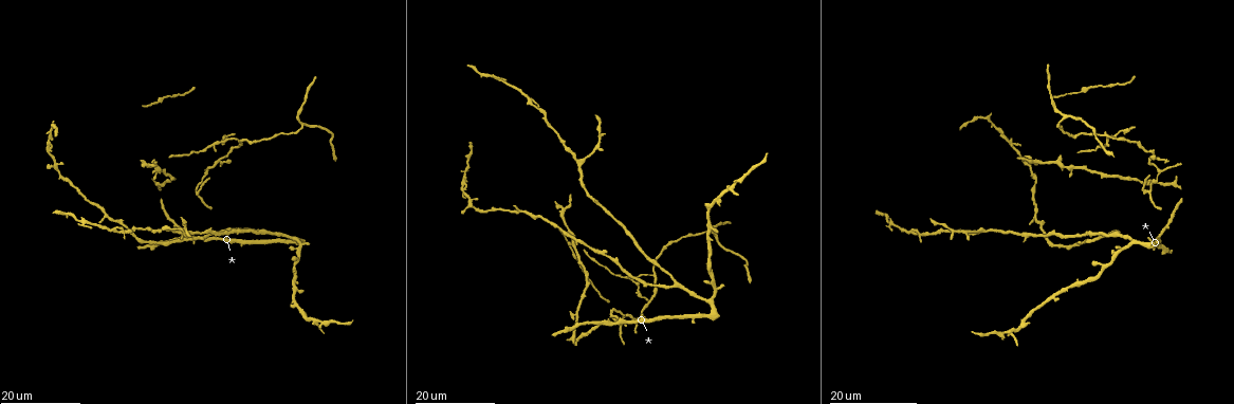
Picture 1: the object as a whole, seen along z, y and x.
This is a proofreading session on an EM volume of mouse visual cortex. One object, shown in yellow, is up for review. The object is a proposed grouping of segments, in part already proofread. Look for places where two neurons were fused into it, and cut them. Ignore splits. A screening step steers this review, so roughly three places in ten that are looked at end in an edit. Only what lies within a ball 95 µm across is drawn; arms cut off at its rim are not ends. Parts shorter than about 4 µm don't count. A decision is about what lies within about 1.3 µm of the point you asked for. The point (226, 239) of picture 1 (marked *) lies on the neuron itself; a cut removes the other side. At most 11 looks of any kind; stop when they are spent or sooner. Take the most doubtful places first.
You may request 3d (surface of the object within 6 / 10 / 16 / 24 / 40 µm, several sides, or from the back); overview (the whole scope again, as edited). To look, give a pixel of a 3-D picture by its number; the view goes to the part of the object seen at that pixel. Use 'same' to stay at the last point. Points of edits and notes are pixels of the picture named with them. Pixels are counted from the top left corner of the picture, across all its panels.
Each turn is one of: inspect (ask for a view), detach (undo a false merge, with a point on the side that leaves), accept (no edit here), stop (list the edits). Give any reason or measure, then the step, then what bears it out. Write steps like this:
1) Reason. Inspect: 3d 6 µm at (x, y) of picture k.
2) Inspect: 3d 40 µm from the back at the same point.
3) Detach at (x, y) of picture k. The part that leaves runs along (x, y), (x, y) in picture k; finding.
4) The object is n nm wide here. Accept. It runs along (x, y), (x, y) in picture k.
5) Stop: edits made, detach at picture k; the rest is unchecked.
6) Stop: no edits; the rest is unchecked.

Four arms meet. Inspect: 3d 16 µm at (219, 160) of picture 1.

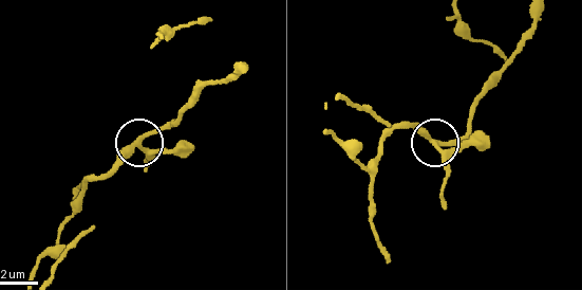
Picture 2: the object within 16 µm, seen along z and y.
Inspect: 3d 10 µm at (138, 144) of picture 2.

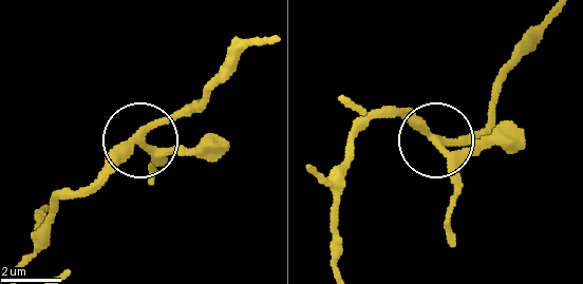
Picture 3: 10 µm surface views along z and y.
Accept. It runs along (556, 13), (500, 89), (487, 119), (439, 145), (457, 200) in picture 3; one neuron here.

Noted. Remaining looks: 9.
Three arms meet. Inspect: 3d 16 µm at (1146, 191) of picture 1.

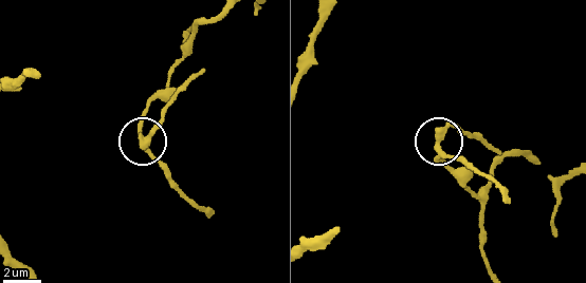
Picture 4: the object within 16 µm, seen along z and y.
Closer look. Inspect: 3d 6 µm at (438, 147) of picture 4.

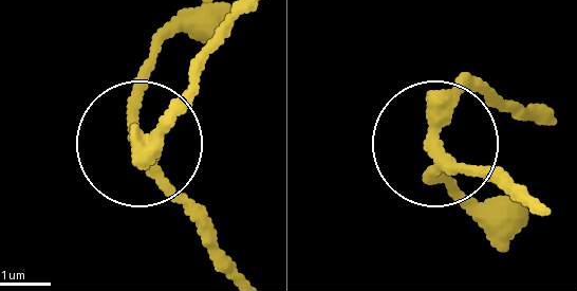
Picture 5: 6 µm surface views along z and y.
The object is 290 nm wide here. Accept. It runs along (478, 221), (431, 158), (452, 108), (499, 95) in picture 5; continuous, no second neuron.

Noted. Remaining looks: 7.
Two arms in line, one across. Inspect: 3d 24 µm at (1105, 134) of picture 1.

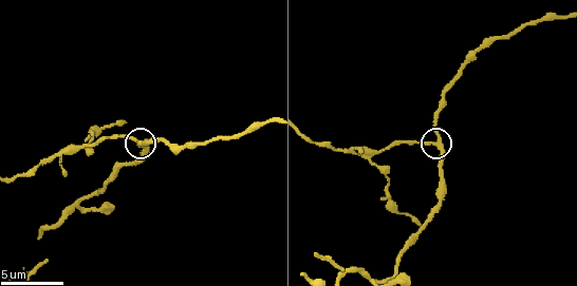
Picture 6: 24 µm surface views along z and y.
Inspect: 3d 6 µm at (440, 143) of picture 6.

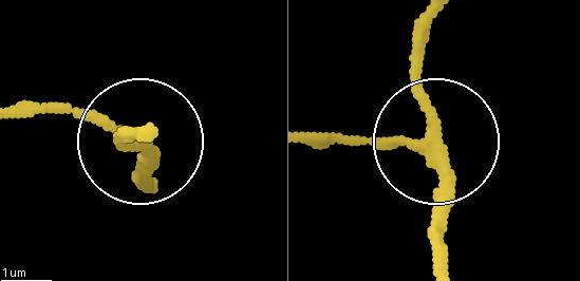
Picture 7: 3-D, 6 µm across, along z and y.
The object is 230 nm wide here. Accept. It runs along (317, 144), (427, 148), (444, 194), (444, 269) in picture 7; all the same neuron.

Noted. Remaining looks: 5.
Branch point. Inspect: 3d 10 µm at (367, 158) of picture 6.

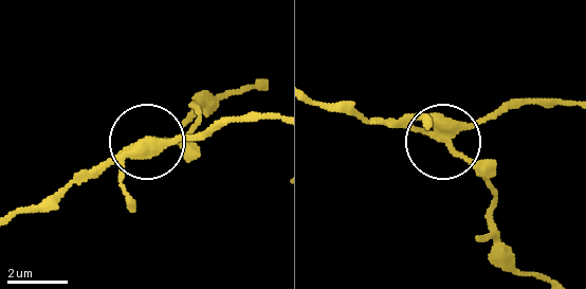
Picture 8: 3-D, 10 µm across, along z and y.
The object is 310 nm wide here. Accept. All the same neuron.

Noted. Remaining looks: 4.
Three arms meet. Inspect: 3d 24 µm at (1057, 158) of picture 1.

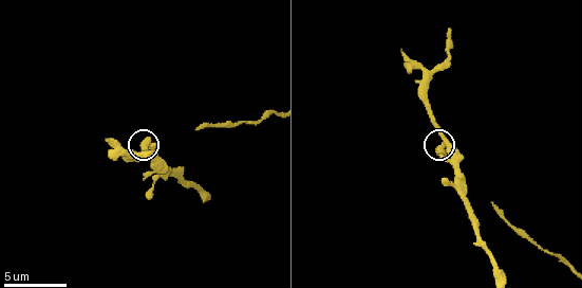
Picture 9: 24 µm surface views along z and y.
Inspect: 3d 6 µm at (444, 145) of picture 9.

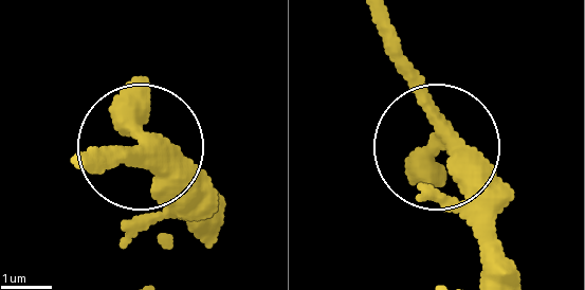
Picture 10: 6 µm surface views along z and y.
Accept. It runs along (509, 276), (492, 201), (438, 146), (391, 23) in picture 10; one neuron here.

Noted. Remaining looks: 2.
Stop: no edits; the rest is unchecked.

